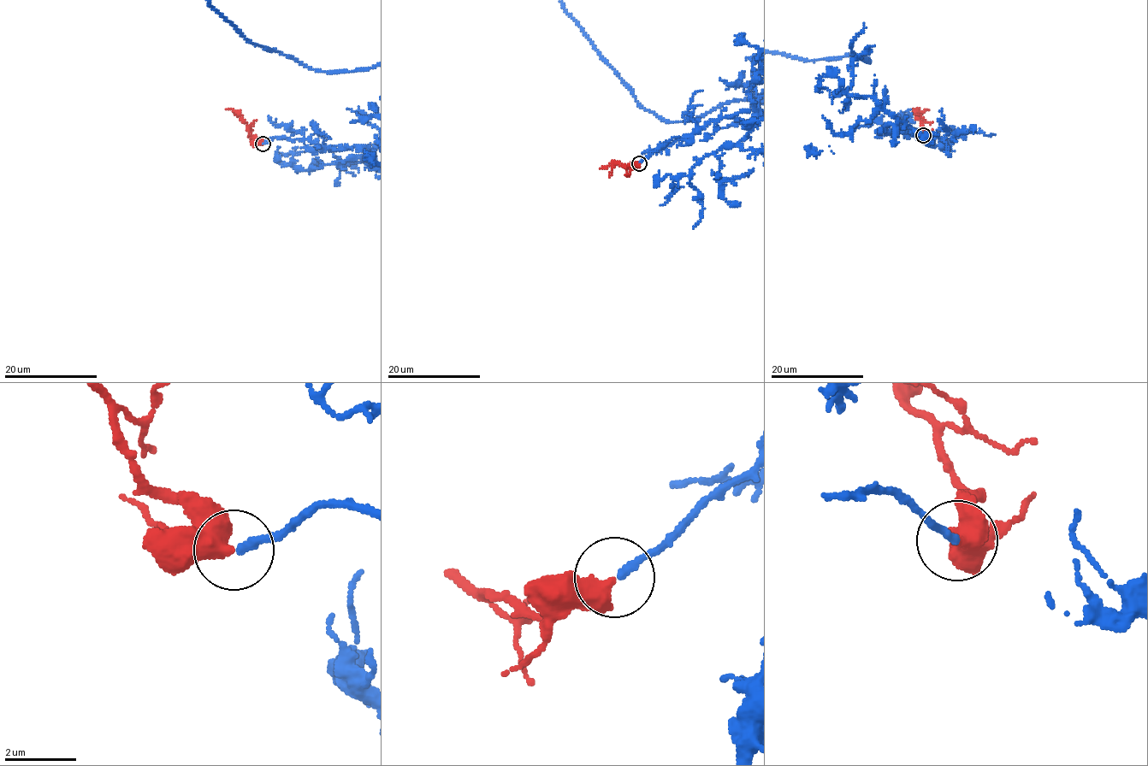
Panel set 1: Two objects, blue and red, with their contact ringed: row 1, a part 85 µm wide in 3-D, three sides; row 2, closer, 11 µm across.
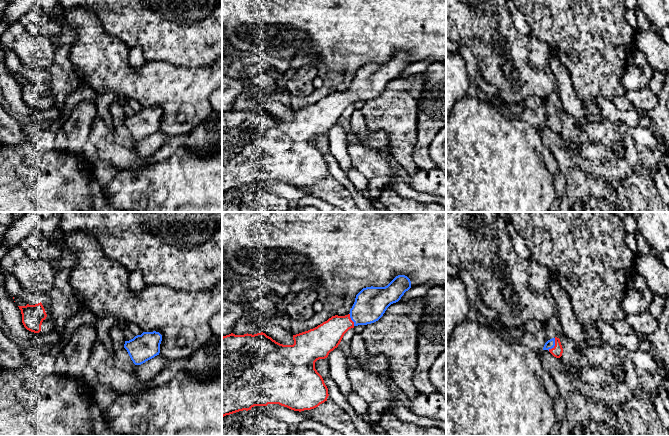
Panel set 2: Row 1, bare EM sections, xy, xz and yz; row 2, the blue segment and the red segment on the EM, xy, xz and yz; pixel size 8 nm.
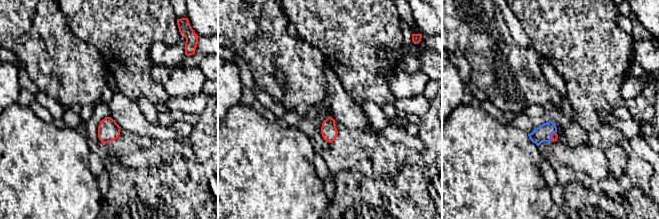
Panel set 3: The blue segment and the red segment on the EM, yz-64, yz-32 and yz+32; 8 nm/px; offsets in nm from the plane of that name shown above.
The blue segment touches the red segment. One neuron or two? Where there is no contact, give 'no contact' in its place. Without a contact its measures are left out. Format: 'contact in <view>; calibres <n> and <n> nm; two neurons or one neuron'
contact in yz; calibres 70 and 90 nm; one neuron

